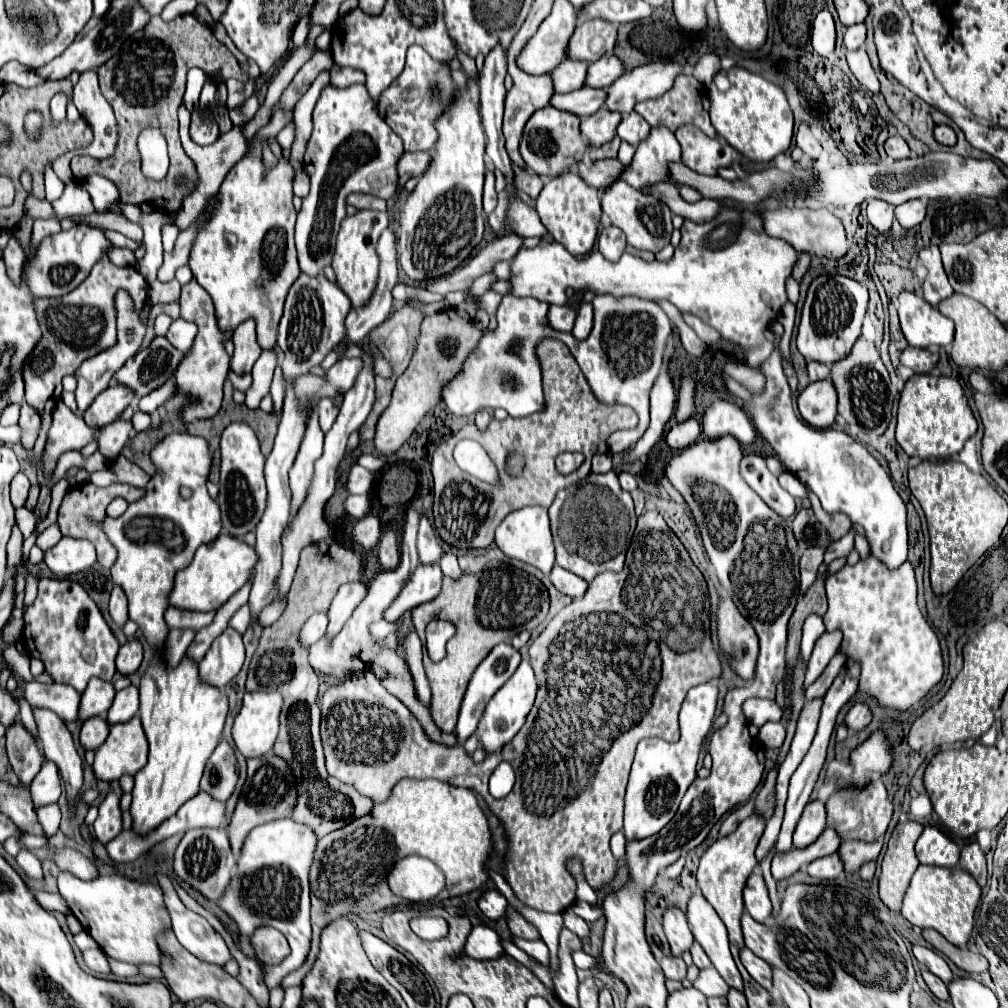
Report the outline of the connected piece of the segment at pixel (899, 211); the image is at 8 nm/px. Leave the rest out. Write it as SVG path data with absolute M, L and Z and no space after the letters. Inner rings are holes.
M910 200L896 208L896 218L904 228L914 228L926 218L926 206L924 200Z

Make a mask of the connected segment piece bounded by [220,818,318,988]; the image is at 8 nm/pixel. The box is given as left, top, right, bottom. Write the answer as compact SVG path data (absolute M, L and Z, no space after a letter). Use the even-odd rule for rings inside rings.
M282 818L268 822L264 826L256 826L242 848L242 856L238 858L236 872L232 876L232 884L228 892L220 900L220 908L226 910L238 924L240 932L240 948L256 958L252 946L248 944L248 936L258 926L274 926L280 930L292 948L290 956L280 966L264 966L266 984L274 988L288 972L300 968L300 964L308 956L310 948L310 868L314 862L318 838L312 828L306 824L298 824L292 818Z

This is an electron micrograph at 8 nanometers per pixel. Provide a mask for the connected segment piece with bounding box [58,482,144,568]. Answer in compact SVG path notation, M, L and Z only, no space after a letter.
M82 482L82 484L74 484L68 494L62 500L62 506L58 510L58 526L62 536L70 536L70 538L86 538L94 544L96 554L98 554L98 564L104 568L110 568L116 560L116 550L112 548L112 544L108 542L108 538L104 534L100 534L100 528L92 524L92 520L102 520L106 516L106 506L114 500L122 496L126 502L136 502L144 496L144 488L134 488L128 484L112 484L106 488L98 488L92 482Z

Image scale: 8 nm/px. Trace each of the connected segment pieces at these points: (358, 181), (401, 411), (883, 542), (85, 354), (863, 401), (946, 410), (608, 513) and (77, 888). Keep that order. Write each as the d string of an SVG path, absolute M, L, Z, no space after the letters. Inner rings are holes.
M364 84L352 88L326 86L314 108L314 130L304 154L304 170L310 176L310 196L304 198L296 224L296 248L300 270L318 276L332 262L332 250L340 222L346 218L346 196L352 192L392 198L398 190L398 160L404 154L402 140L376 114Z
M446 308L422 322L422 334L406 372L396 380L392 402L376 424L376 448L380 454L394 454L420 426L422 418L442 402L442 388L454 380L483 335L483 331L470 318L462 318L454 308ZM445 343L455 347L452 356L444 356Z
M786 302L780 308L778 322L784 326L780 350L774 350L772 356L760 364L760 370L766 374L766 390L762 396L754 396L744 408L752 416L758 432L774 448L780 462L810 486L810 490L820 498L822 508L826 512L844 512L852 522L860 524L866 532L872 556L884 562L890 570L896 570L908 560L908 528L906 506L894 490L890 476L860 442L832 428L814 428L800 420L792 410L790 386L782 370L780 354L790 358L788 342L794 326L794 312L796 306L792 302Z
M104 254L92 268L90 276L68 296L56 300L38 300L36 298L36 314L40 320L40 328L44 332L44 340L32 352L32 360L28 360L28 368L24 368L24 382L26 382L26 402L42 416L42 432L34 444L36 456L44 450L46 444L46 430L50 426L52 408L58 404L62 394L62 378L66 374L74 374L78 366L112 348L116 344L116 294L124 290L130 294L134 308L144 308L148 300L148 282L144 276L134 268L118 268L110 262L108 254Z
M858 338L852 352L832 366L830 376L838 392L838 414L842 414L850 426L858 426L870 438L882 436L890 424L890 414L886 412L890 376L876 346L866 338Z
M914 374L902 394L898 404L898 426L896 442L908 456L920 458L948 458L964 448L964 442L976 434L976 418L968 406L966 394L958 380L948 376Z
M610 470L606 474L590 474L586 478L586 486L588 484L594 486L592 492L576 492L574 484L560 490L548 514L556 546L556 562L564 566L564 570L570 570L586 582L592 582L600 572L620 572L624 566L628 542L636 528L636 514L632 498L618 484L616 472Z
M60 870L58 890L84 930L110 958L136 966L162 964L164 954L156 938L172 928L172 920L164 906L164 890L158 884L136 882L118 873L101 875L101 878L84 882L72 872Z

